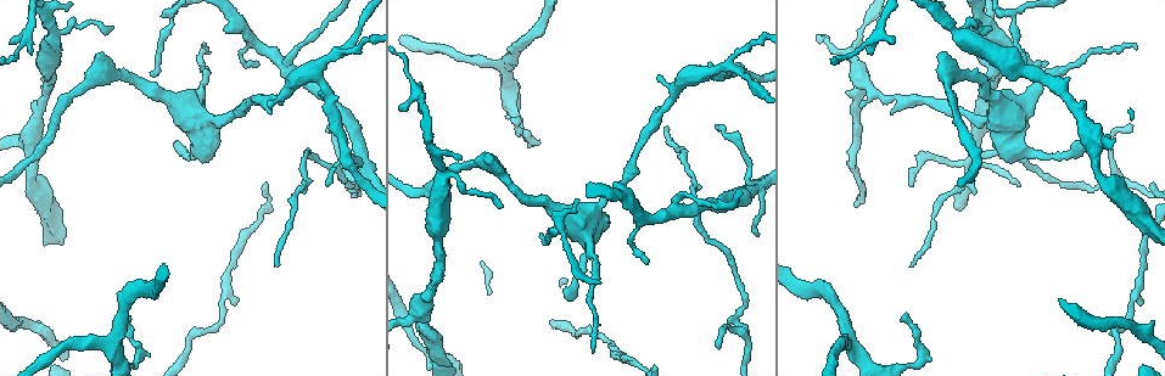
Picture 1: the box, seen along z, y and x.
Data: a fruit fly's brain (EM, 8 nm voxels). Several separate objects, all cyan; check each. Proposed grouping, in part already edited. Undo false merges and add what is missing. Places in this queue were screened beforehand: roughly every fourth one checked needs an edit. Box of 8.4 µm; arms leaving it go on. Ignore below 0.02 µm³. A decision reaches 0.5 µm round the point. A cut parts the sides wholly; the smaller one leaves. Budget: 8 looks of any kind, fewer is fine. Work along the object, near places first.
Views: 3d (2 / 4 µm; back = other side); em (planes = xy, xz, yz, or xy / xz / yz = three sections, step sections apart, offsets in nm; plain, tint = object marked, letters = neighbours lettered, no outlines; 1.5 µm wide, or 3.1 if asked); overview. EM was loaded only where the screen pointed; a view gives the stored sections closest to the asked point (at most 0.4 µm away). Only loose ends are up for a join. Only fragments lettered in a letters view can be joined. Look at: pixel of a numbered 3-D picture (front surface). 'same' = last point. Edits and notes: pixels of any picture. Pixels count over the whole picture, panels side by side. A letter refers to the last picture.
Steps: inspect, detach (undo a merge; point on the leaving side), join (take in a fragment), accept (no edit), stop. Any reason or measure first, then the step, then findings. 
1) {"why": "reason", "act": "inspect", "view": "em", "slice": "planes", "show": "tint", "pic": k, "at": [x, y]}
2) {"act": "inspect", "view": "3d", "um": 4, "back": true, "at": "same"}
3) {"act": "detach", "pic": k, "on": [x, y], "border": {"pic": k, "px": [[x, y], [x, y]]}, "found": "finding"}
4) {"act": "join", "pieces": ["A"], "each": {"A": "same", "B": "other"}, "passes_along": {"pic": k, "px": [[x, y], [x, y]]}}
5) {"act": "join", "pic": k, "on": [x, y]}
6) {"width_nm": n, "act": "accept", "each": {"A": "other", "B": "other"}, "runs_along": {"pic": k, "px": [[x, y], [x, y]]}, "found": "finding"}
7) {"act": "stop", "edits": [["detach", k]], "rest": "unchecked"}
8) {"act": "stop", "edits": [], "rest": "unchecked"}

{"act": "inspect", "view": "3d", "um": 2, "back": true, "pic": 1, "at": [1136, 49]}

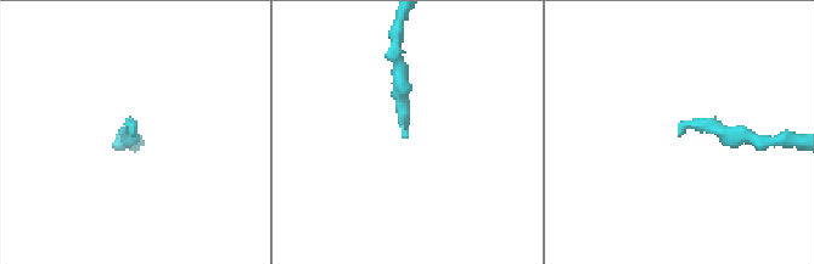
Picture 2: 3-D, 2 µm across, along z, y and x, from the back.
{"why": "shape alone is not enough", "act": "inspect", "view": "em", "slice": "planes", "show": "letters", "pic": 2, "at": [404, 135]}

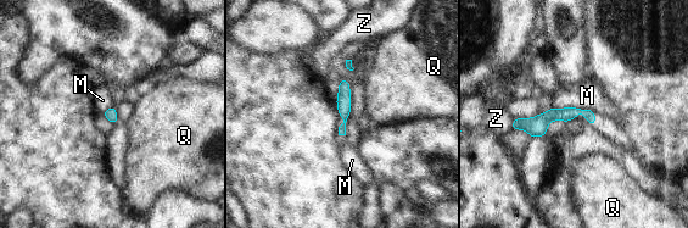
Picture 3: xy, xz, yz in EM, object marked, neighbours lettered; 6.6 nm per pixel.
{"longest_contact_nm": ["M", 300], "act": "accept", "each": {"M": "other", "Q": "other", "Z": "other"}, "border": {"pic": 3, "px": [[553, 106], [588, 107], [596, 112]]}, "found": "none of them fits"}

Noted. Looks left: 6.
{"why": "free end", "act": "inspect", "view": "3d", "um": 2, "pic": 1, "at": [1079, 142]}

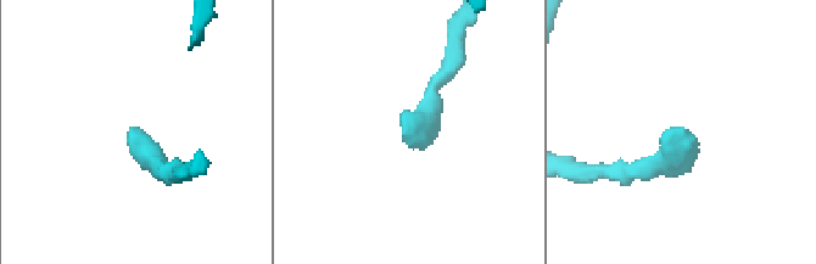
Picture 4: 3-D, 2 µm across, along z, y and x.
{"act": "inspect", "view": "em", "slice": "xz", "step": 8, "show": "letters", "pic": 4, "at": [408, 129]}

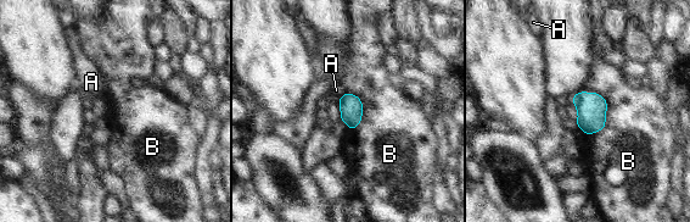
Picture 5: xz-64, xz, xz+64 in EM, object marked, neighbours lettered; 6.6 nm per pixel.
{"width_nm": 150, "longest_contact_nm": ["B", 300], "act": "accept", "each": {"A": "other", "B": "other"}, "found": "no lettered fragment goes on from it"}

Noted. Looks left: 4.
{"why": "abrupt turn", "act": "inspect", "view": "3d", "um": 2, "pic": 1, "at": [365, 169]}

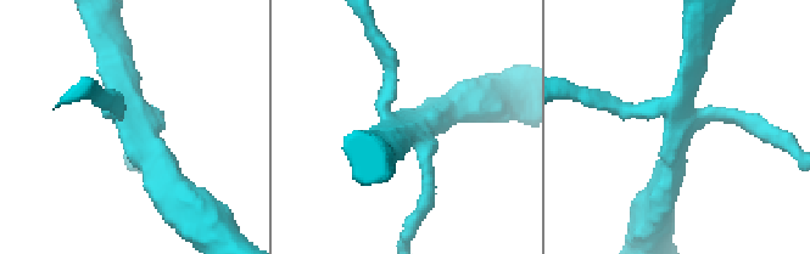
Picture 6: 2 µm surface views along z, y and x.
{"act": "inspect", "view": "em", "slice": "planes", "show": "letters", "pic": 6, "at": [405, 131]}

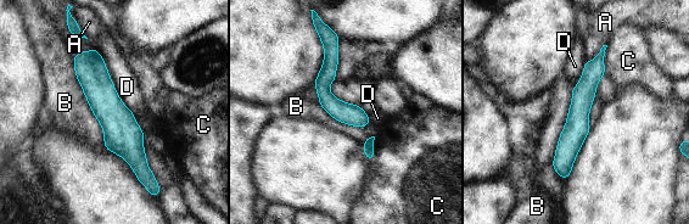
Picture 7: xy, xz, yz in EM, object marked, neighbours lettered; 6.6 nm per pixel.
{"act": "accept", "each": {"A": "other", "B": "other", "C": "other", "D": "other"}, "found": "continuous, no second neuron"}

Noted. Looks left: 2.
{"why": "free end", "act": "inspect", "view": "em", "slice": "xy", "step": 4, "show": "tint", "pic": 1, "at": [656, 78]}

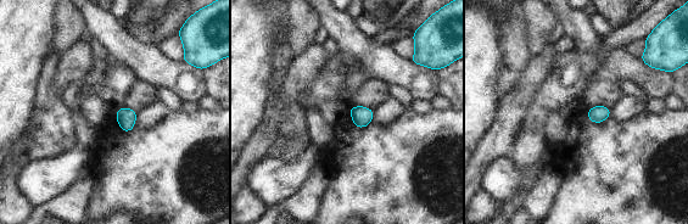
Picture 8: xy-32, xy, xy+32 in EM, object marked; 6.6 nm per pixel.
{"act": "inspect", "view": "em", "slice": "planes", "show": "letters", "at": "same"}

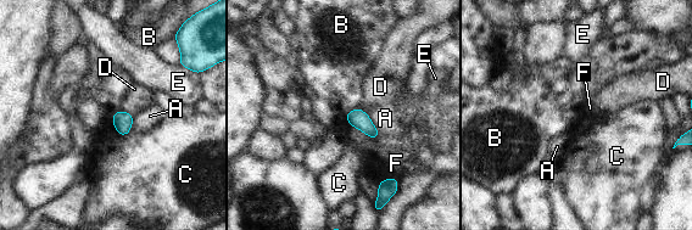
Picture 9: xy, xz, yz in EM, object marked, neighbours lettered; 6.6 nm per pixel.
{"act": "accept", "each": {"A": "other", "B": "other", "C": "other", "D": "other", "E": "other", "F": "other"}, "border": {"pic": 9, "px": [[360, 107], [352, 108], [345, 116]]}, "found": "none of them fits"}

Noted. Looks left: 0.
{"act": "stop", "edits": [], "rest": "unchecked"}

